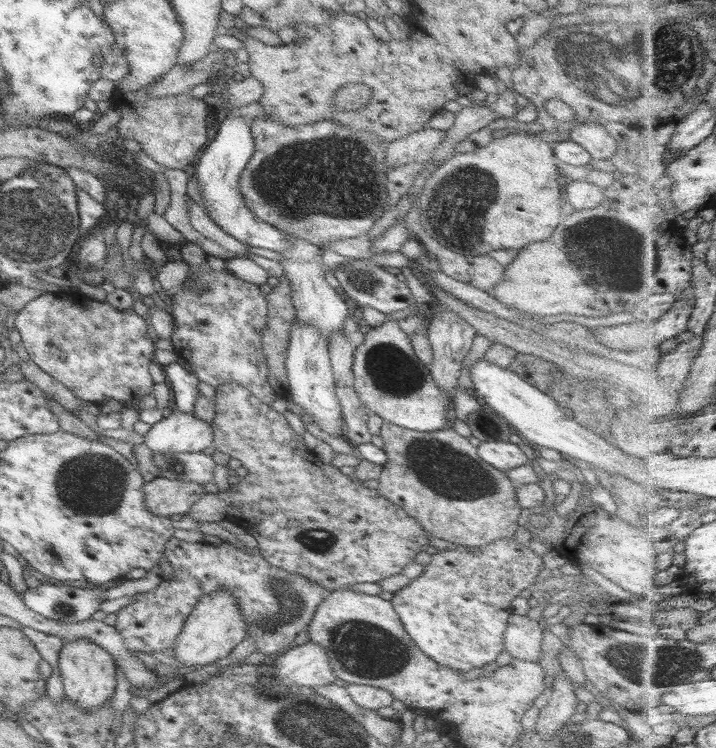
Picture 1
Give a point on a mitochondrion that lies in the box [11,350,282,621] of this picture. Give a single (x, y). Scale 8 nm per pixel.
(88, 486)

